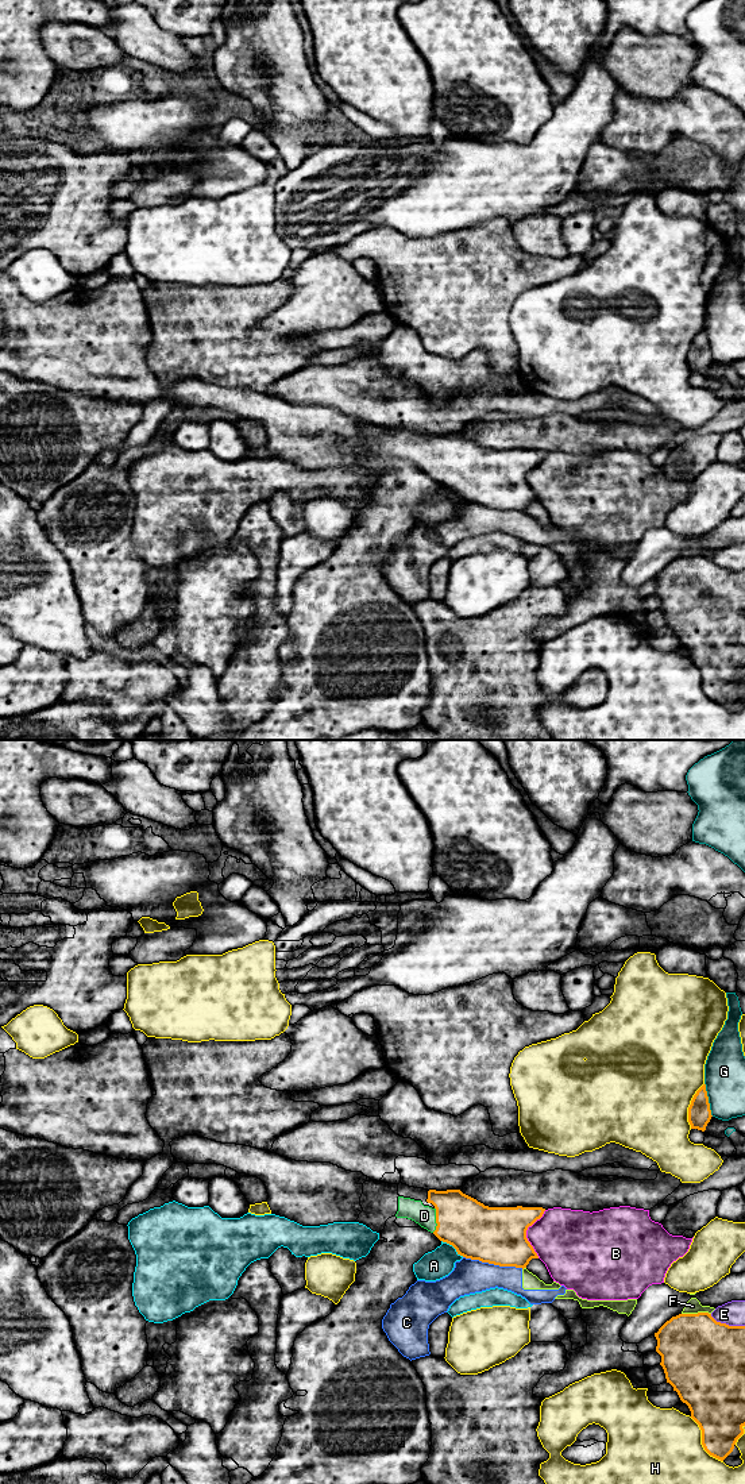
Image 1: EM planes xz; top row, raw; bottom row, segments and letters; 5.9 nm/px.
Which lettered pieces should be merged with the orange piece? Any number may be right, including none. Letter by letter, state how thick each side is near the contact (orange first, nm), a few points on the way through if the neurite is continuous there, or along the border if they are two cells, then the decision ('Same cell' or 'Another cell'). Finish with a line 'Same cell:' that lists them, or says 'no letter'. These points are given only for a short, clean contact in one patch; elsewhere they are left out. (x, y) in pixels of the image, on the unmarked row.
A: Thickness 340 nm (orange) against 180 nm. Another cell
B: Thickness 340 nm (orange) against 380 nm. Another cell
C: Thickness 340 nm (orange) against 200 nm. Boundary: xz (463, 500), (471, 504), (522, 512). Another cell
D: Thickness 320 nm (orange) against 120 nm. Path across: xz (475, 474), (462, 465), (436, 463), (424, 459). Same cell
E: Thickness 480 nm (orange) against 140 nm. Another cell
F: Thickness 460 nm (orange) against 90 nm. Another cell
G: Thickness 140 nm (orange) against 240 nm. Another cell
H: Thickness 340 nm (orange) against 500 nm. Another cell
Same cell: D

